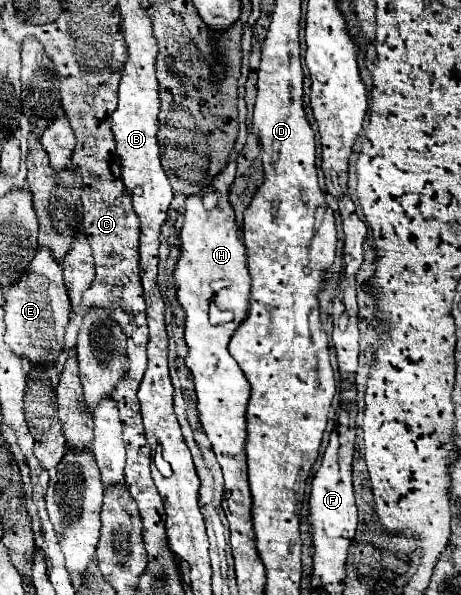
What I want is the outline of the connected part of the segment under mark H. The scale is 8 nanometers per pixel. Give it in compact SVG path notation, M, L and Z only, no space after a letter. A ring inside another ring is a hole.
M254 17L248 19L244 25L242 35L242 77L240 77L240 99L238 99L238 123L240 133L234 145L234 151L230 155L228 165L212 179L214 187L226 189L226 193L220 191L218 205L214 209L204 209L202 199L198 195L190 195L184 205L184 225L180 231L180 257L174 267L174 283L176 283L176 295L178 303L182 305L186 313L186 343L190 347L186 355L186 365L192 371L194 385L196 385L196 397L198 397L198 411L200 411L200 423L212 443L212 449L216 453L218 463L246 463L244 453L244 439L246 439L246 399L250 397L250 385L246 383L246 377L242 375L242 369L234 363L234 359L228 355L228 341L234 329L242 323L248 311L248 295L250 295L250 275L246 269L246 251L244 243L238 237L234 211L228 203L228 189L234 181L236 173L236 155L240 153L242 145L246 143L246 105L242 99L242 85L248 75L248 55L250 55L250 37L252 37L252 25L256 23ZM214 281L226 281L228 287L222 287L220 291L212 289ZM214 301L216 307L222 311L232 311L234 319L212 325L208 319L208 303Z

